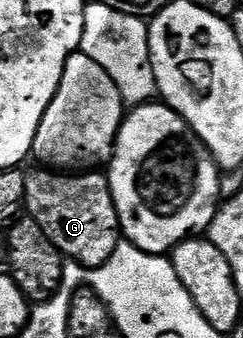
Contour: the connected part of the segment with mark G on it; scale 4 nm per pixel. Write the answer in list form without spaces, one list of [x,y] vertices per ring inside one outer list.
[[[62,170],[42,171],[26,172],[25,211],[67,261],[87,270],[108,263],[120,243],[109,175],[102,170],[82,170],[77,174],[67,174]]]

